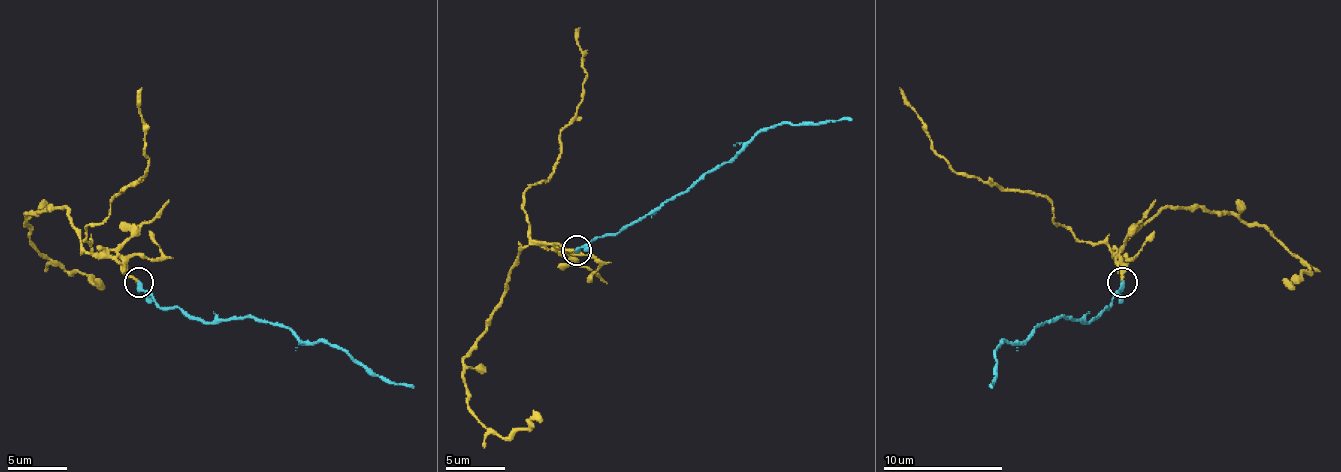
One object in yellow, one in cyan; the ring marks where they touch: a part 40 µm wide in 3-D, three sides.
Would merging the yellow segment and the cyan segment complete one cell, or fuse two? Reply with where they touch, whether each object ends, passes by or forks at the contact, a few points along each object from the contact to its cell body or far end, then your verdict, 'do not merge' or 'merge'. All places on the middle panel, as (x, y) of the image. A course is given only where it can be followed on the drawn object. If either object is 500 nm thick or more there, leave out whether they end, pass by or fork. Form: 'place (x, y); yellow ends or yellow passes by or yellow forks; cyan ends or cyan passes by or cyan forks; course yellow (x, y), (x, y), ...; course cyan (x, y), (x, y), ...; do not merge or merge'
place (577, 250); yellow ends; cyan ends; course yellow (576, 249), (528, 243), (519, 252), (486, 333), (465, 357), (468, 408), (489, 429), (510, 438), (543, 420); course cyan (576, 249), (600, 238), (618, 235), (639, 223), (722, 166), (761, 130), (782, 124), (851, 121); do not merge

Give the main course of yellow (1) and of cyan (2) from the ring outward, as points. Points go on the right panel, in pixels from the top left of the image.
1: (1121, 282), (1115, 255), (1163, 208), (1205, 208), (1265, 226), (1310, 270), (1298, 276), (1292, 288)
2: (1121, 282), (1110, 306), (1095, 318), (1050, 318), (1038, 324), (1026, 339), (1002, 342), (996, 348), (993, 387)

